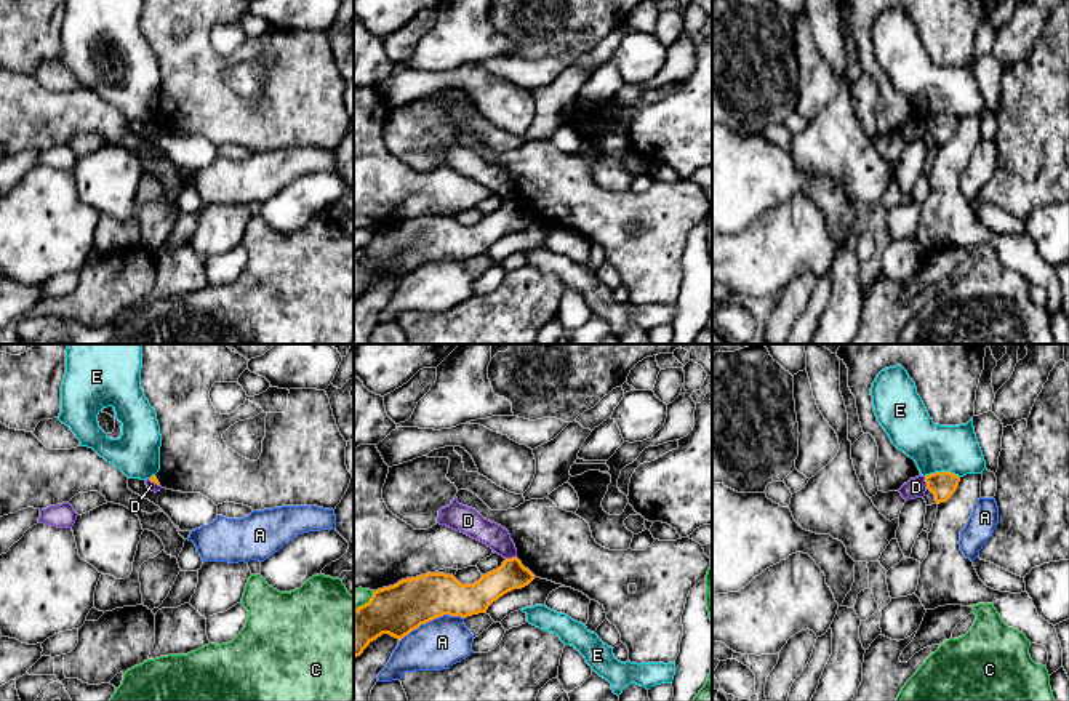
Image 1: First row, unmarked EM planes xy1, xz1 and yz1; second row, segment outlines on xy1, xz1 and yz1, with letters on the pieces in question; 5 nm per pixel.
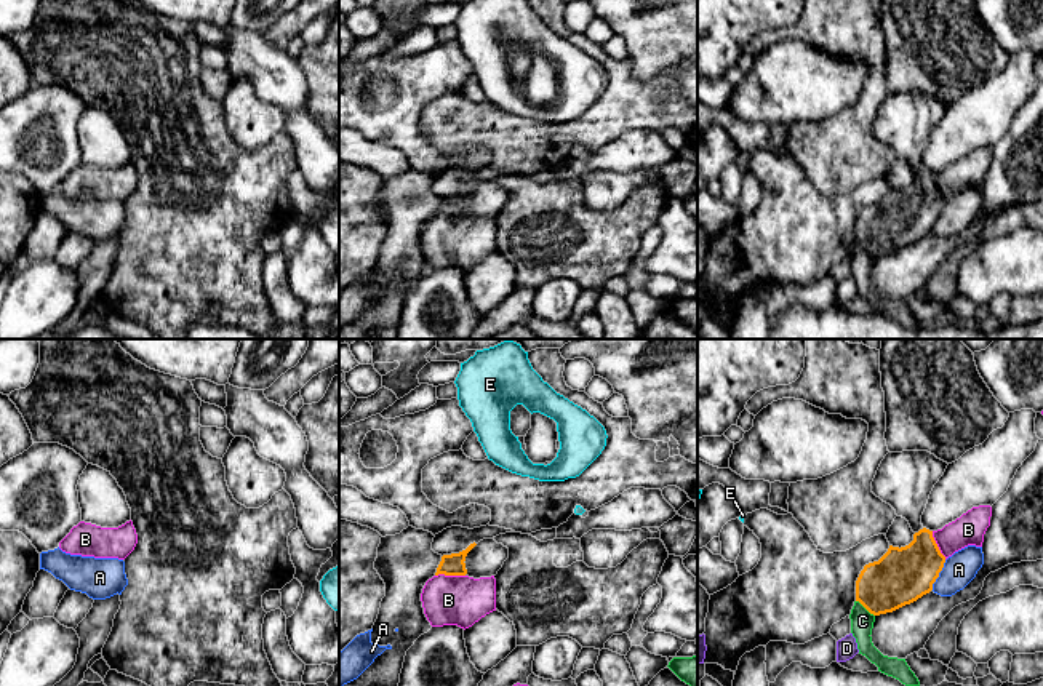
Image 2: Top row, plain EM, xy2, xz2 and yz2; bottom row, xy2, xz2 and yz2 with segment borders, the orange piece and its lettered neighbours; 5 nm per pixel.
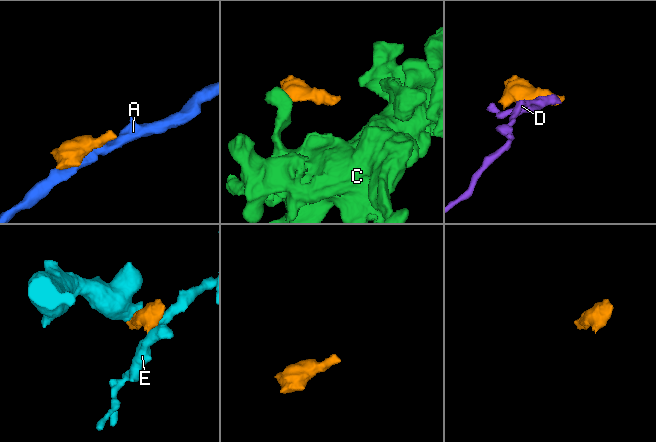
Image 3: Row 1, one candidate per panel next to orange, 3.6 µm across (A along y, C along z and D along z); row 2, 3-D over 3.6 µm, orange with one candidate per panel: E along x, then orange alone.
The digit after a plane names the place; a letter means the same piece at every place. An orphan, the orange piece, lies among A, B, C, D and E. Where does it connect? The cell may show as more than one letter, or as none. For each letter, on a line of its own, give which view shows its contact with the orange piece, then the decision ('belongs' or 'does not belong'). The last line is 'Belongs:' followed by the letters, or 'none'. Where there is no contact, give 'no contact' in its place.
A: meets orange in xz1; does not belong
B: meets orange in xz2; belongs
C: meets orange in yz2; does not belong
D: meets orange in xz1; does not belong
E: meets orange in yz1; does not belong
Belongs: B

